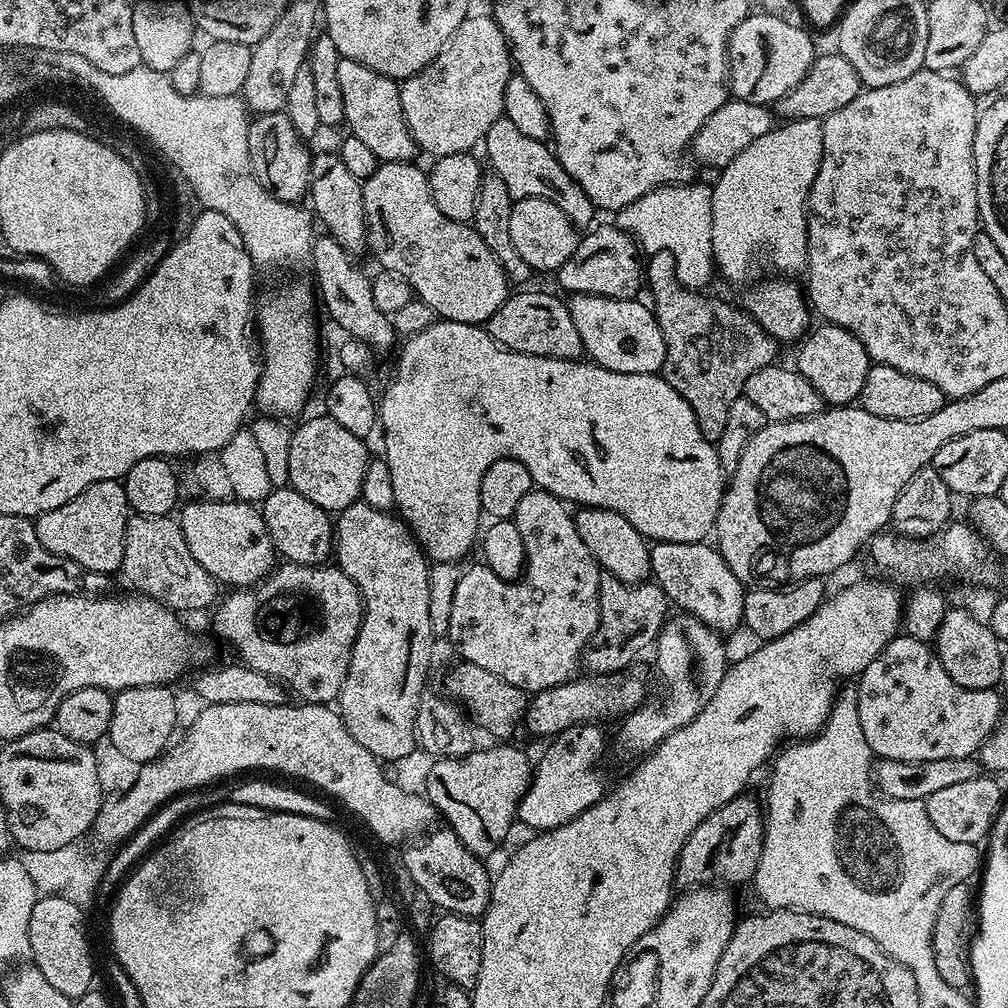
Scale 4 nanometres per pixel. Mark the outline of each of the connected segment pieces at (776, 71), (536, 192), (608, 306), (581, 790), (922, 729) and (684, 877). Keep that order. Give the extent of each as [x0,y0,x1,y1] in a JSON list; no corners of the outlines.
[[726,10,818,106],[483,116,598,230],[567,293,666,374],[519,723,606,833],[854,634,1000,762],[674,794,765,890]]

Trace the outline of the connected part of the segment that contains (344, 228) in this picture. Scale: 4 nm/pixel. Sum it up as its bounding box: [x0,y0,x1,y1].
[308,151,368,254]

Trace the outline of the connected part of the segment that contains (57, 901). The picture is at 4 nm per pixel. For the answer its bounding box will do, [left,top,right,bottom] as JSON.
[30,895,92,1001]

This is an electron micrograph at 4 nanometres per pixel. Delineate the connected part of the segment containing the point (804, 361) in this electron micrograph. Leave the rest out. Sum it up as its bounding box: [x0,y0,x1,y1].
[794,322,870,405]

